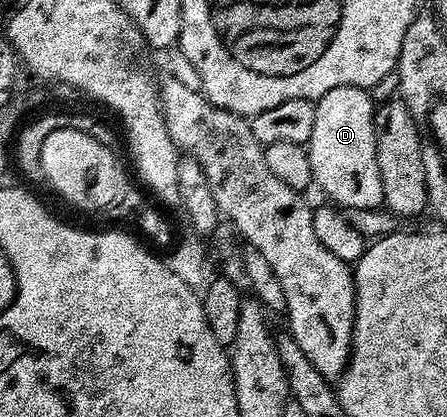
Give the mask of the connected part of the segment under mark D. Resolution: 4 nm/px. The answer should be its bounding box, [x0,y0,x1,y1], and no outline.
[308,86,384,209]

